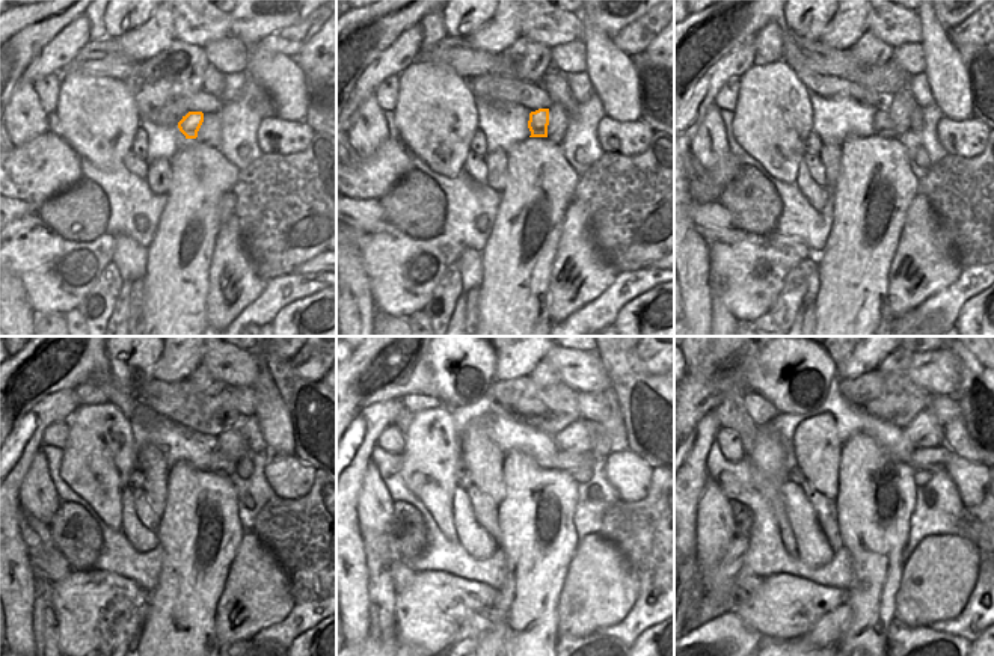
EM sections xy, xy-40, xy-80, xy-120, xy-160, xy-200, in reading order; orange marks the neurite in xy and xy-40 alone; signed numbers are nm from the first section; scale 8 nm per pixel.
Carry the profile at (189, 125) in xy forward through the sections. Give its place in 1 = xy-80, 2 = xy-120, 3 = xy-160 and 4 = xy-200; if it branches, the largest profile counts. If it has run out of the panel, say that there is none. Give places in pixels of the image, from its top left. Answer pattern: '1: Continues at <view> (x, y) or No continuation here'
1: Continues at xy-80 (883, 124)
2: Continues at xy-120 (220, 463)
3: Continues at xy-160 (564, 460)
4: Continues at xy-200 (937, 459)

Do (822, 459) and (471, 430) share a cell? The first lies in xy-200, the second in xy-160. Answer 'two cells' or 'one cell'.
one cell

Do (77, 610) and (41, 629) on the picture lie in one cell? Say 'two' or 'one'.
two

